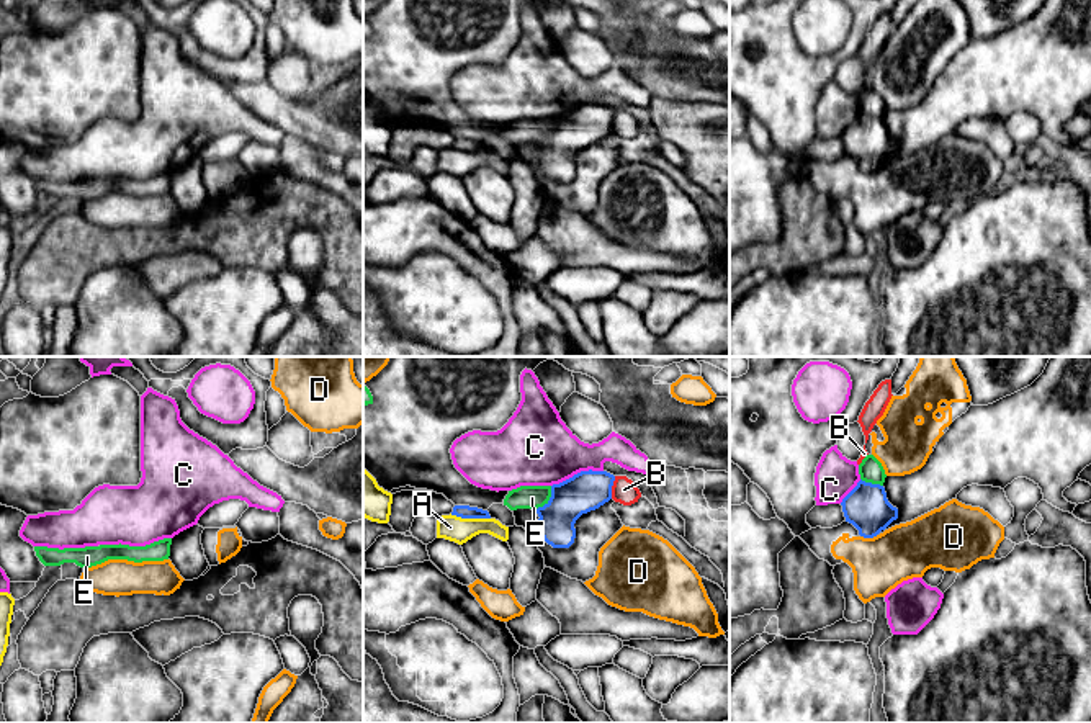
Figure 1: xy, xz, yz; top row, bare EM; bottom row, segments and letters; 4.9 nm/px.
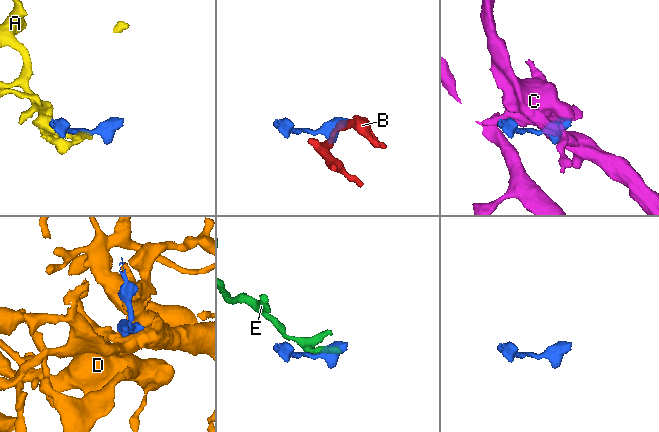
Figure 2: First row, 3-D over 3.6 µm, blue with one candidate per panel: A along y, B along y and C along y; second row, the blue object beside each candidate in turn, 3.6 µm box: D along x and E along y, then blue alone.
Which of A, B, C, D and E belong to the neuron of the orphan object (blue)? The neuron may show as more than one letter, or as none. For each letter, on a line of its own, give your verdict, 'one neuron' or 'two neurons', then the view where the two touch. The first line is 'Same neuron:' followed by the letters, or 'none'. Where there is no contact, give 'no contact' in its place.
Same neuron: C
A: two neurons | xz
B: two neurons | xz
C: one neuron | xz
D: two neurons | yz
E: two neurons | xz

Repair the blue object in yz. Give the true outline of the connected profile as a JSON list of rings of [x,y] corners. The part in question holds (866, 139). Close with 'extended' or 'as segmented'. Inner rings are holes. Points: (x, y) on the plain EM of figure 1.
[[[837,79],[823,87],[816,100],[815,119],[816,139],[841,137],[846,155],[852,157],[859,164],[859,168],[864,172],[877,170],[893,154],[898,152],[898,142],[888,136],[885,121],[862,115],[857,95],[847,93],[837,83]]]; extended

